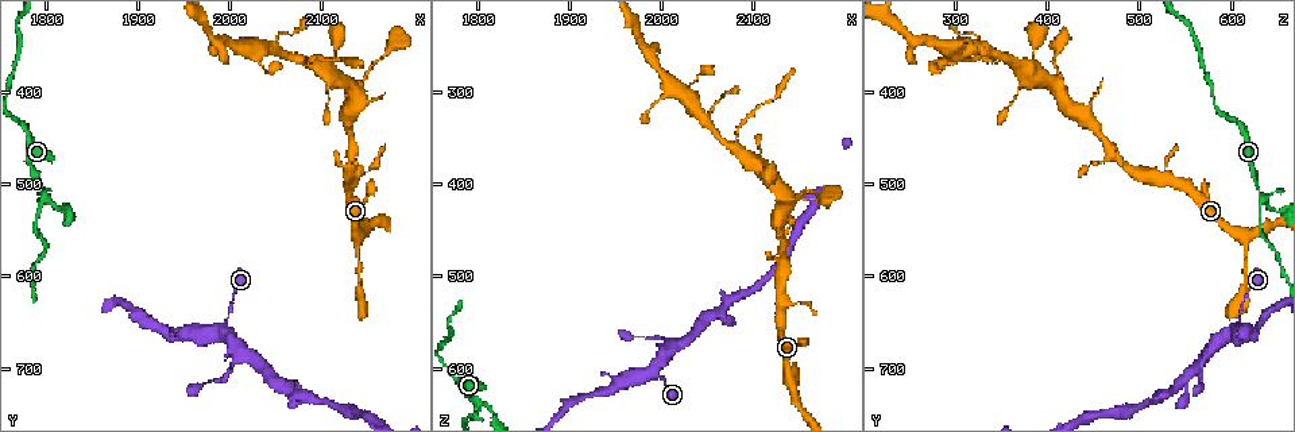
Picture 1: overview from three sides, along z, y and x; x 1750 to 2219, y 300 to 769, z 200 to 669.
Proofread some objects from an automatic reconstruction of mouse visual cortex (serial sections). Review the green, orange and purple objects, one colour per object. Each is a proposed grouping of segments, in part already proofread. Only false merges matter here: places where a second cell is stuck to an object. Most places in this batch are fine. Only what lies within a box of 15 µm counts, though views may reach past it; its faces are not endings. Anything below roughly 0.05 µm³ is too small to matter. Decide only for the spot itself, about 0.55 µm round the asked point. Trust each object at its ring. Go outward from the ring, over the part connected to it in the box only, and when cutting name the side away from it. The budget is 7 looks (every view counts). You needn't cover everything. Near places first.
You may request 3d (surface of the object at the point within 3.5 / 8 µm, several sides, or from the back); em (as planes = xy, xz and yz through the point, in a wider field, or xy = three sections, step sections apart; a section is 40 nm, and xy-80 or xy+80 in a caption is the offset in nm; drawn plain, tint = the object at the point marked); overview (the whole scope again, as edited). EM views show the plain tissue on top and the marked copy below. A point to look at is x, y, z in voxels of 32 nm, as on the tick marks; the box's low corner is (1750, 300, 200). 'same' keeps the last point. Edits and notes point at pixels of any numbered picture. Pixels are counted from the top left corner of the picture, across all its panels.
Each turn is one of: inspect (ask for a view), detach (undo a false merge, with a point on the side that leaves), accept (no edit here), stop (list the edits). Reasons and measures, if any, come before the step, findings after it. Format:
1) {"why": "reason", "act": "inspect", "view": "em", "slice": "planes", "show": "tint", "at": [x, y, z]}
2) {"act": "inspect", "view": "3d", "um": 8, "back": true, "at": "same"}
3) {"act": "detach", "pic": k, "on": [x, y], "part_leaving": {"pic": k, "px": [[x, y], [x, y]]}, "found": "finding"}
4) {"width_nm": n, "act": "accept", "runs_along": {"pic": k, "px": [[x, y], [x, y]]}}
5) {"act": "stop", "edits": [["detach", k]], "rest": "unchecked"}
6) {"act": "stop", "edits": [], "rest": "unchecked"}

{"why": "three arms meet", "act": "inspect", "view": "em", "slice": "xy", "step": 5, "show": "tint", "at": [1800, 515, 635]}

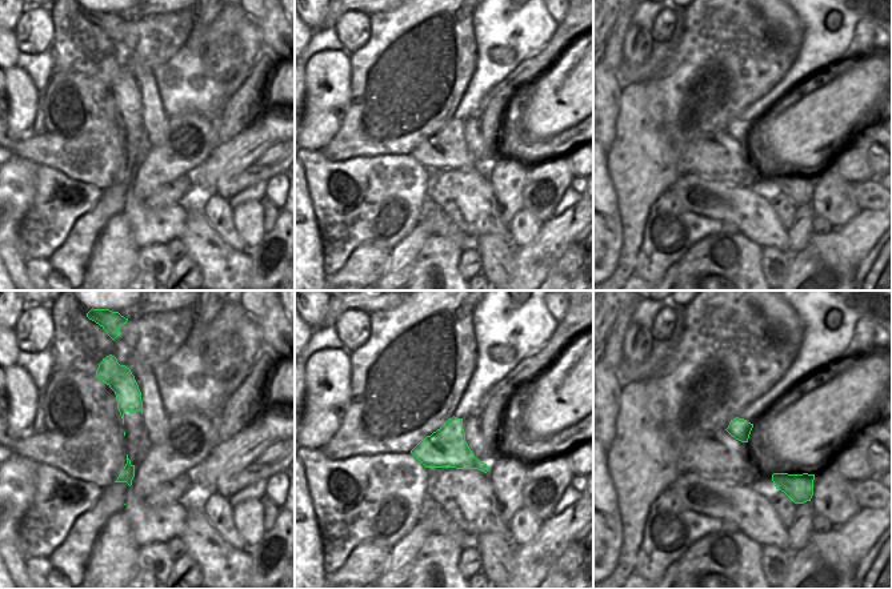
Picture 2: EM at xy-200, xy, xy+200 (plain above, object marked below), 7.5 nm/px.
{"act": "inspect", "view": "3d", "um": 3.5, "at": "same"}

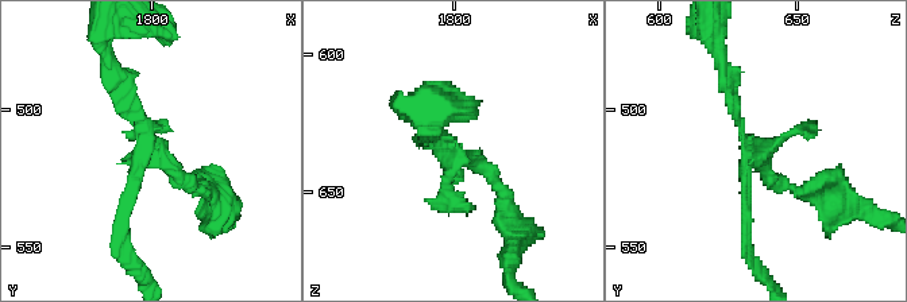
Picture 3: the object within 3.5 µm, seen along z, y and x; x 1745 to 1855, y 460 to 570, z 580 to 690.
{"act": "detach", "pic": 3, "on": [450, 189], "found": "a second cell is stuck on"}

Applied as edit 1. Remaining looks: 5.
{"why": "three arms meet", "act": "inspect", "view": "3d", "um": 3.5, "back": true, "at": [1990, 660, 605]}

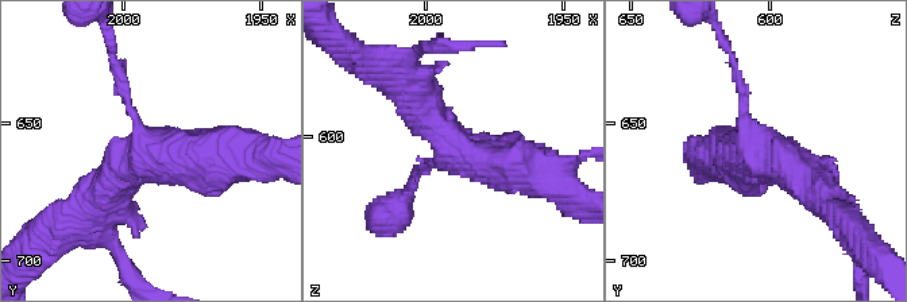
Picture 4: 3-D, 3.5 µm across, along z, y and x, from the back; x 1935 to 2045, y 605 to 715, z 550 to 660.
{"arms": 3, "arm_widths_nm": [150, 450, 600], "why": "need the tissue", "act": "inspect", "view": "em", "slice": "xy", "step": 3, "show": "tint", "at": [1991, 657, 606]}

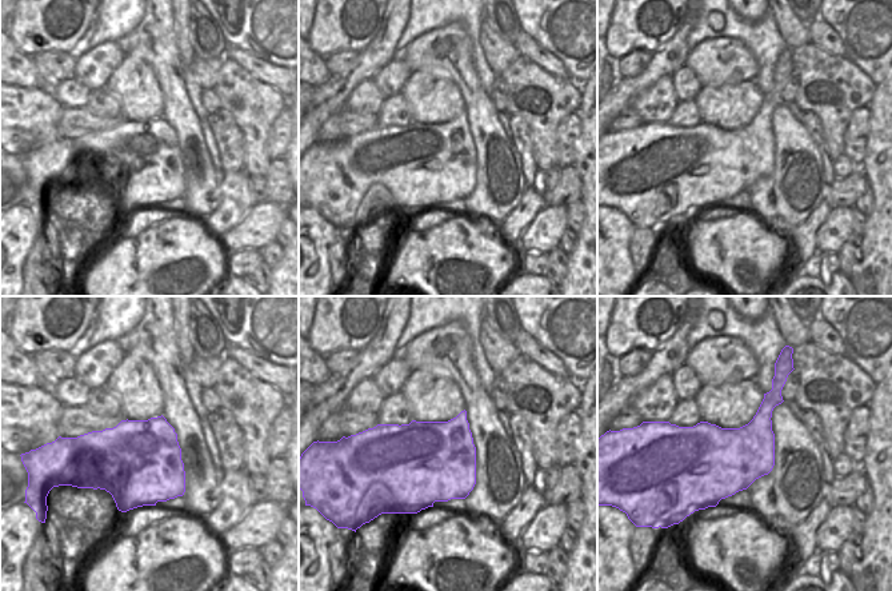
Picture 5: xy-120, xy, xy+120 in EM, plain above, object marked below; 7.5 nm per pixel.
{"act": "accept", "runs_along": {"pic": 4, "px": [[733, 61], [744, 128], [815, 186]]}, "found": "all the same cell"}

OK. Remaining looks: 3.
{"why": "small branch off a trunk", "act": "inspect", "view": "3d", "um": 3.5, "at": [2080, 365, 360]}

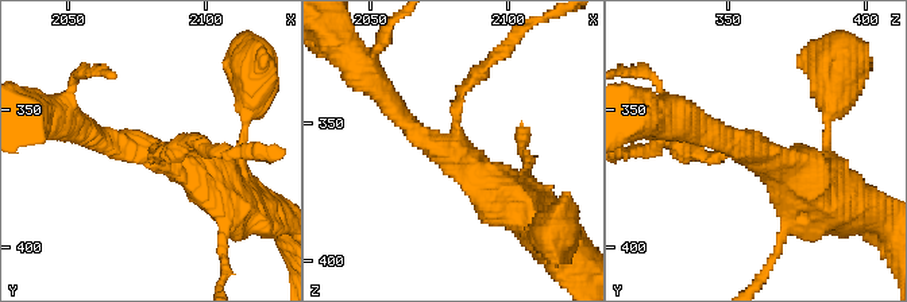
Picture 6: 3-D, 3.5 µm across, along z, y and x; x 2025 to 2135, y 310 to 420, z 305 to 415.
{"act": "inspect", "view": "em", "slice": "xy", "step": 3, "show": "tint", "at": [2080, 364, 360]}

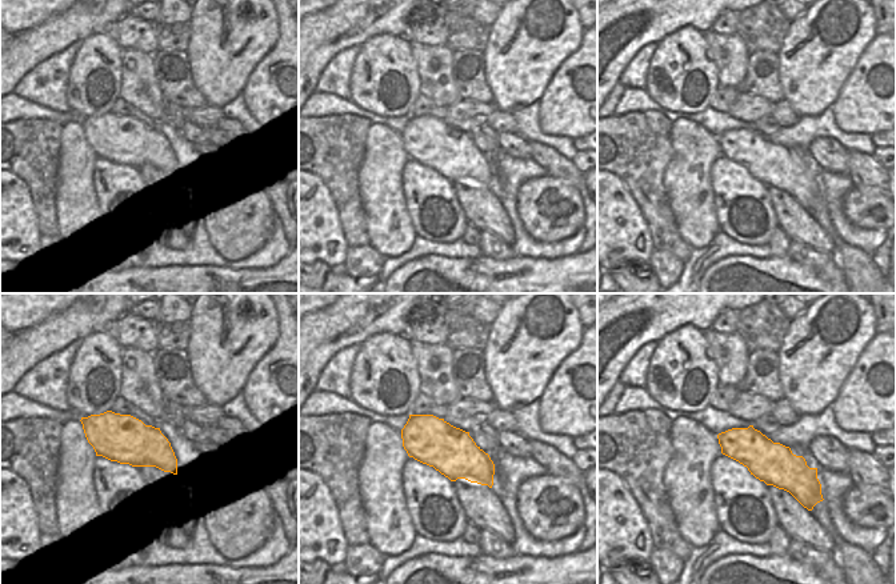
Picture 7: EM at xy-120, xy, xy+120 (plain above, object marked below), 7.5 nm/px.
{"why": "another direction", "act": "inspect", "view": "em", "slice": "planes", "show": "tint", "at": "same"}

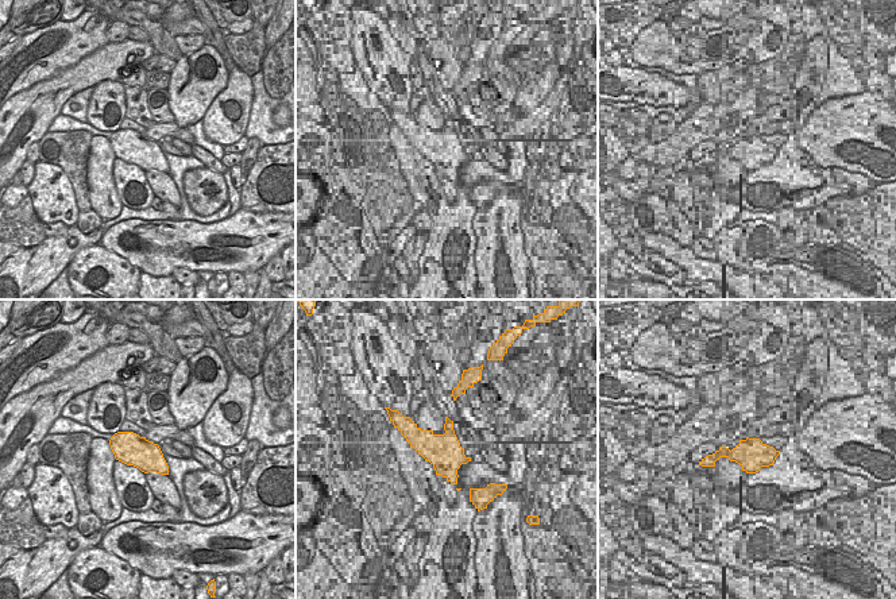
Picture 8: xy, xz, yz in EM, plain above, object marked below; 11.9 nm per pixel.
{"width_nm": 380, "act": "accept", "runs_along": {"pic": 6, "px": [[517, 204], [385, 97]]}, "found": "one cell here"}

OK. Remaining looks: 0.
{"act": "stop", "edits": [["detach", 3]], "rest": "unchecked"}

